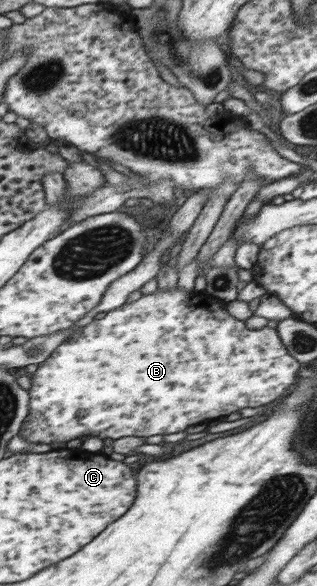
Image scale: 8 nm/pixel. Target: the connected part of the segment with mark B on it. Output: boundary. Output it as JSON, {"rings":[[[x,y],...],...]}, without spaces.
{"rings":[[[179,288],[171,291],[161,291],[157,289],[151,295],[143,295],[141,299],[132,303],[125,303],[121,307],[108,311],[103,319],[94,320],[85,328],[79,330],[74,336],[69,337],[43,362],[41,362],[35,374],[31,377],[31,387],[29,387],[29,421],[21,428],[21,433],[27,441],[31,443],[47,443],[53,441],[71,441],[83,435],[95,435],[99,439],[105,437],[151,437],[151,435],[167,435],[167,433],[179,433],[185,431],[191,425],[203,423],[207,419],[217,419],[225,417],[229,413],[235,413],[245,407],[261,407],[267,405],[279,397],[283,397],[289,387],[297,381],[297,371],[301,369],[301,363],[285,348],[285,344],[279,338],[276,329],[263,327],[263,329],[249,329],[246,321],[239,321],[229,315],[227,302],[222,302],[215,297],[210,297],[205,292],[197,293],[193,291],[182,291]]]}

